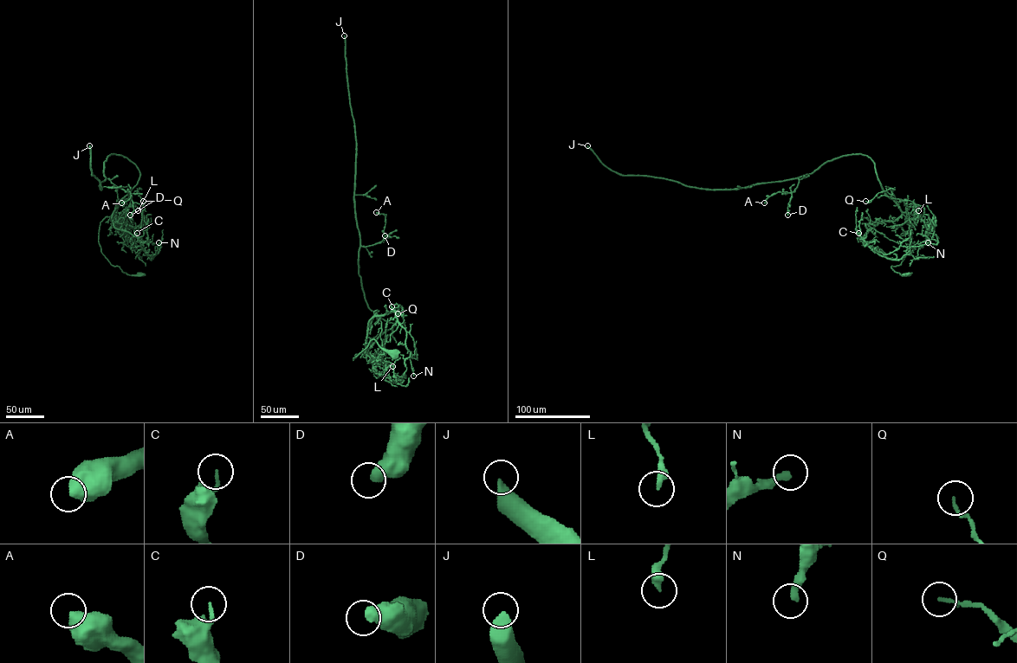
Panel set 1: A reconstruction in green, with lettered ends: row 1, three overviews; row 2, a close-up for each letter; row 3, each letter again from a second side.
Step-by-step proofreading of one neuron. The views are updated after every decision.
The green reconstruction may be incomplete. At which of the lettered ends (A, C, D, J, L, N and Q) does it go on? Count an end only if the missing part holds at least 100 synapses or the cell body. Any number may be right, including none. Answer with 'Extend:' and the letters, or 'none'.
Extend: J

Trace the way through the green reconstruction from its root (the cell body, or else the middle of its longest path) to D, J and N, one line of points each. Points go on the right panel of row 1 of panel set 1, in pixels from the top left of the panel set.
D: (908, 273), (890, 267), (899, 265), (909, 252), (911, 229), (867, 156), (837, 157), (799, 177), (787, 215)
J: (908, 273), (890, 267), (909, 252), (911, 229), (867, 156), (710, 189), (619, 175), (587, 145)
N: (908, 273), (890, 267), (909, 251), (906, 216), (880, 222), (864, 235), (866, 244), (892, 259), (928, 242)

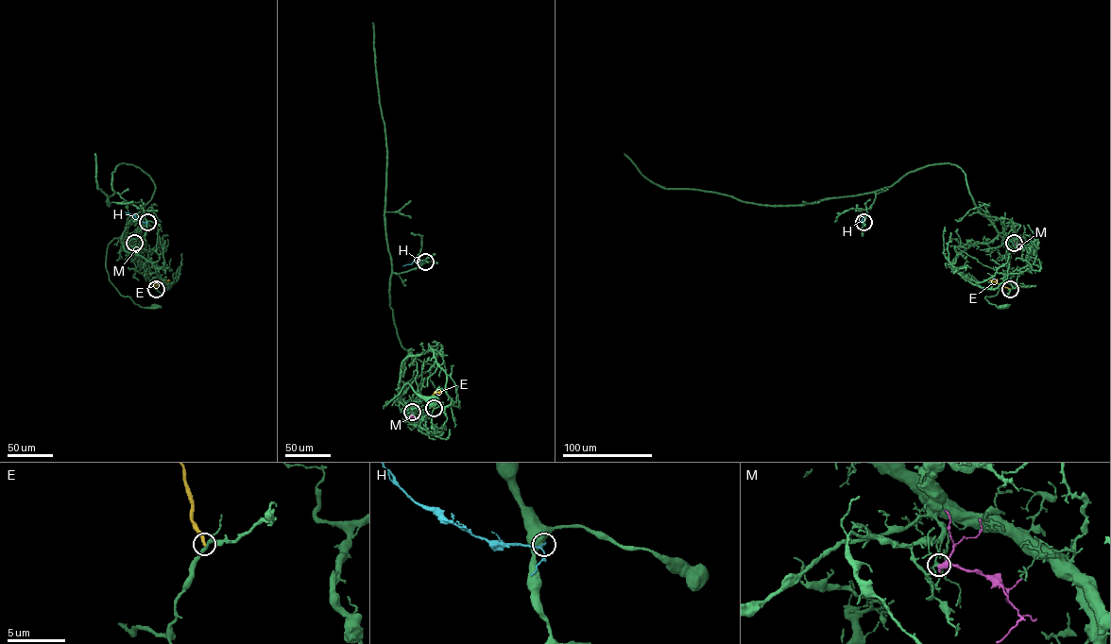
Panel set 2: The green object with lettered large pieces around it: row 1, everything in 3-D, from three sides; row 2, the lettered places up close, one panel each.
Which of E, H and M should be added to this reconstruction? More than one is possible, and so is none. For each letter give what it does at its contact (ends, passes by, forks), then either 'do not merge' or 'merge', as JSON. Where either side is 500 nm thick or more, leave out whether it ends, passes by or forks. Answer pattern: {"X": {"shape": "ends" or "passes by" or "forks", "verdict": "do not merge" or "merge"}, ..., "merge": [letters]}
{"E": {"shape": "ends", "verdict": "do not merge"}, "H": {"verdict": "do not merge"}, "M": {"shape": "passes by", "verdict": "do not merge"}, "merge": []}

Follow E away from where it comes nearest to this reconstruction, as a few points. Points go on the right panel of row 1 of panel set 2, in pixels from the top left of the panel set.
E: (1010, 289), (989, 279)

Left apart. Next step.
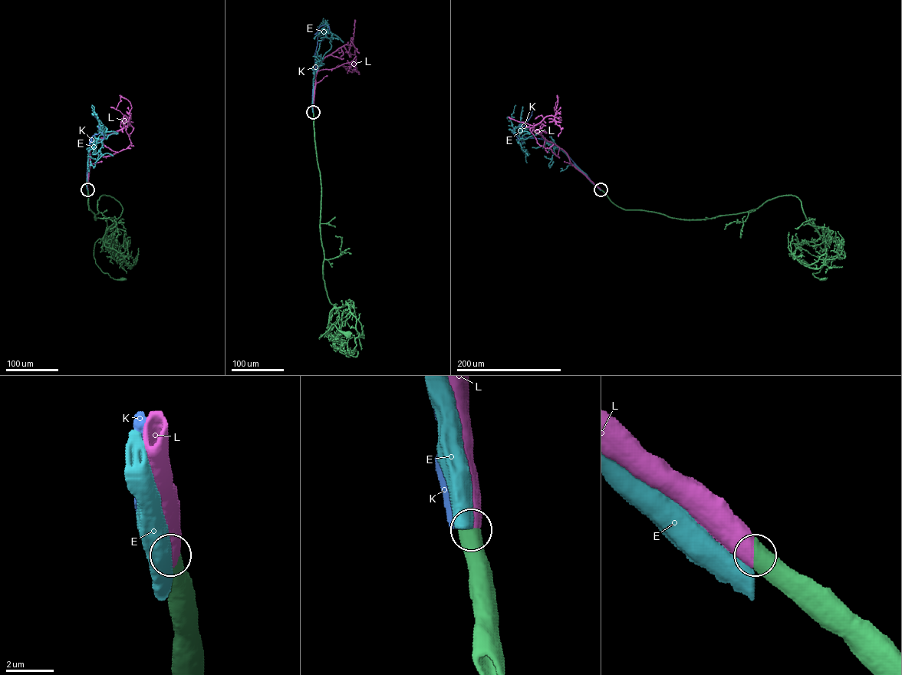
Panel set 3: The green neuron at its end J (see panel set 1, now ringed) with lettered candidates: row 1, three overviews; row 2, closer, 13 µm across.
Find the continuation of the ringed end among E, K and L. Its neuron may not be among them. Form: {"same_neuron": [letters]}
{"same_neuron": ["L"]}

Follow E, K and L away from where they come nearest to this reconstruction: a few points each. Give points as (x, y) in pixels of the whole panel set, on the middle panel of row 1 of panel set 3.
E: (313, 112), (314, 74), (324, 55), (330, 47), (332, 34), (343, 42), (330, 32), (324, 22), (317, 27)
K: (313, 112), (317, 31), (325, 24), (324, 38), (319, 44)
L: (313, 112), (315, 76), (319, 65), (326, 57), (349, 44), (354, 47), (356, 64), (342, 65), (346, 70)

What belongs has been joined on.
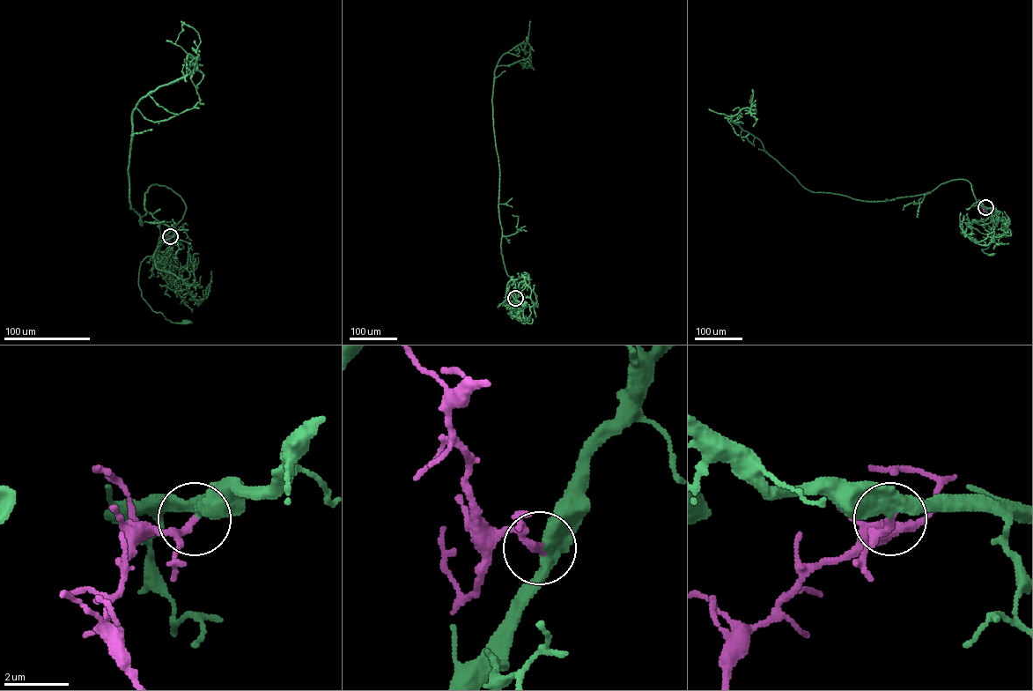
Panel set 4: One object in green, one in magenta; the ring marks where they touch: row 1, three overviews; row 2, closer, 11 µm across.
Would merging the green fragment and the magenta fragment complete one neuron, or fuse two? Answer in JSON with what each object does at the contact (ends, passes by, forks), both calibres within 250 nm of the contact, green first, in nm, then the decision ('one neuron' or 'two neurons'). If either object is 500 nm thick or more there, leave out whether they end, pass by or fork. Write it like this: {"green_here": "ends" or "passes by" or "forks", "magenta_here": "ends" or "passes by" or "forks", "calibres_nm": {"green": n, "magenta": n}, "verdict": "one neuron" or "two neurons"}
{"green_here": "passes by", "magenta_here": "passes by", "calibres_nm": {"green": 420, "magenta": 160}, "verdict": "one neuron"}

